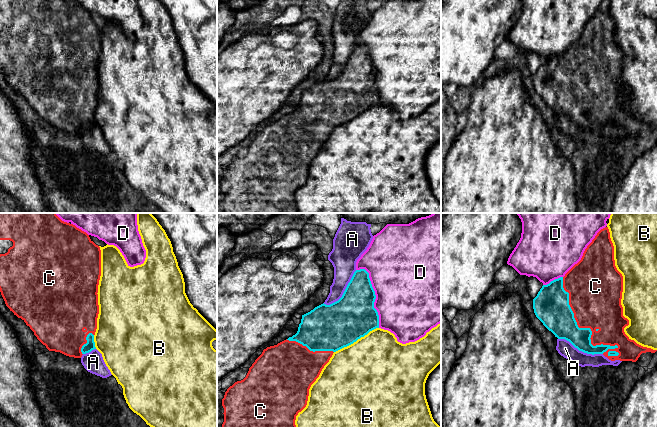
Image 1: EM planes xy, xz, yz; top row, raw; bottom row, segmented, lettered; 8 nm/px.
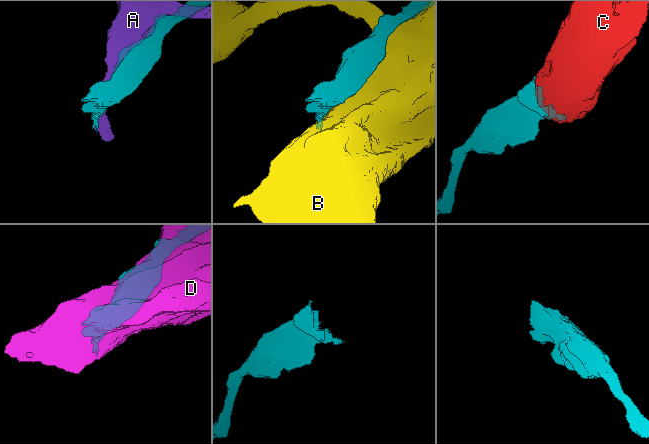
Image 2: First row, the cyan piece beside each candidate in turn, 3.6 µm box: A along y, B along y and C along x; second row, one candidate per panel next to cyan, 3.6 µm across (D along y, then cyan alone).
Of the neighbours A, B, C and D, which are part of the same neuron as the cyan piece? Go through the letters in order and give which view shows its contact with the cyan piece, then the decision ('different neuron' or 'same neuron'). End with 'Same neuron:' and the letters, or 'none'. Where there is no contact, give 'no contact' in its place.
A: meets cyan in xz; different neuron
B: meets cyan in xz; different neuron
C: meets cyan in yz; same neuron
D: meets cyan in xz; different neuron
Same neuron: C

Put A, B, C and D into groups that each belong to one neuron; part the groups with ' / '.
A / B / C / D

